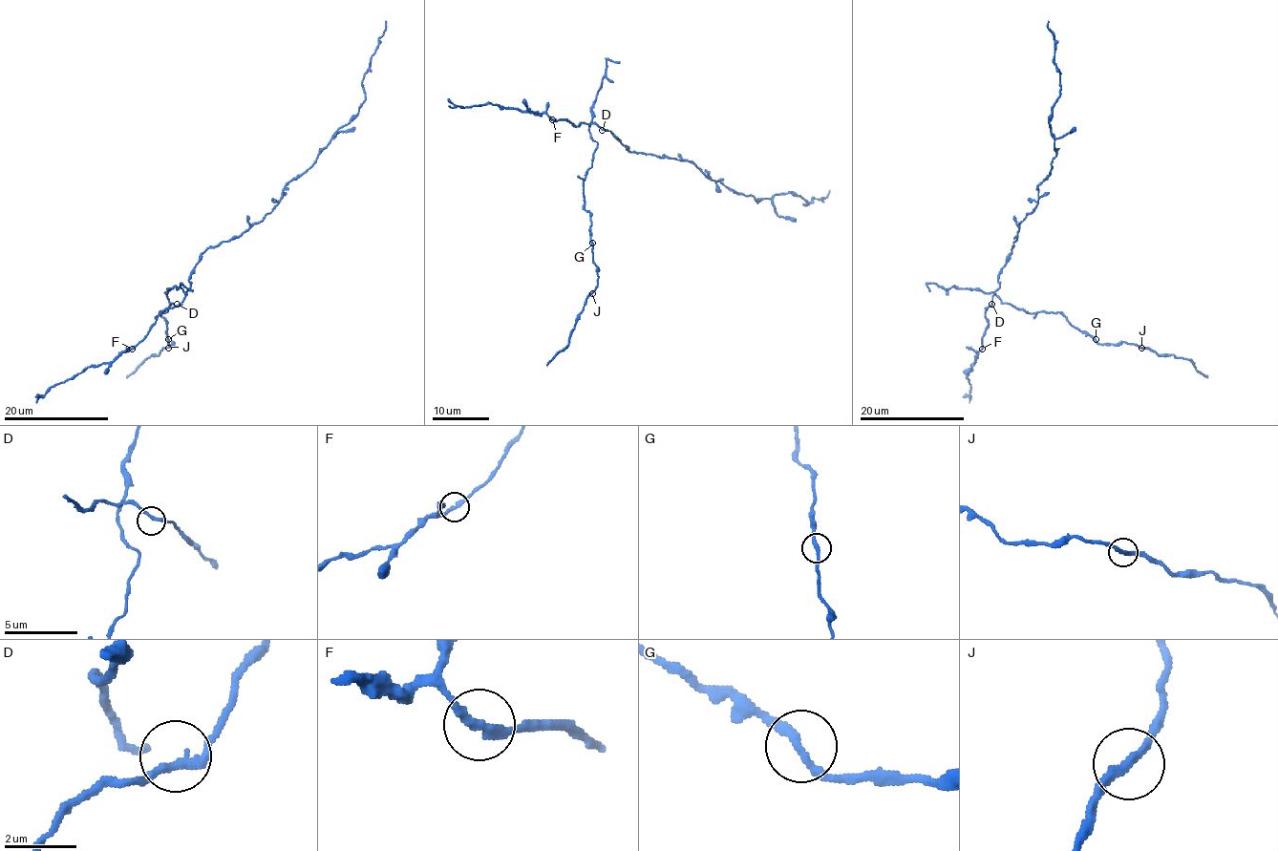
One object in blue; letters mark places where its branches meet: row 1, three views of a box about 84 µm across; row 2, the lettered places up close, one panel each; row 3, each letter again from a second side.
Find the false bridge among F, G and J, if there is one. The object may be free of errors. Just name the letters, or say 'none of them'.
none of them

